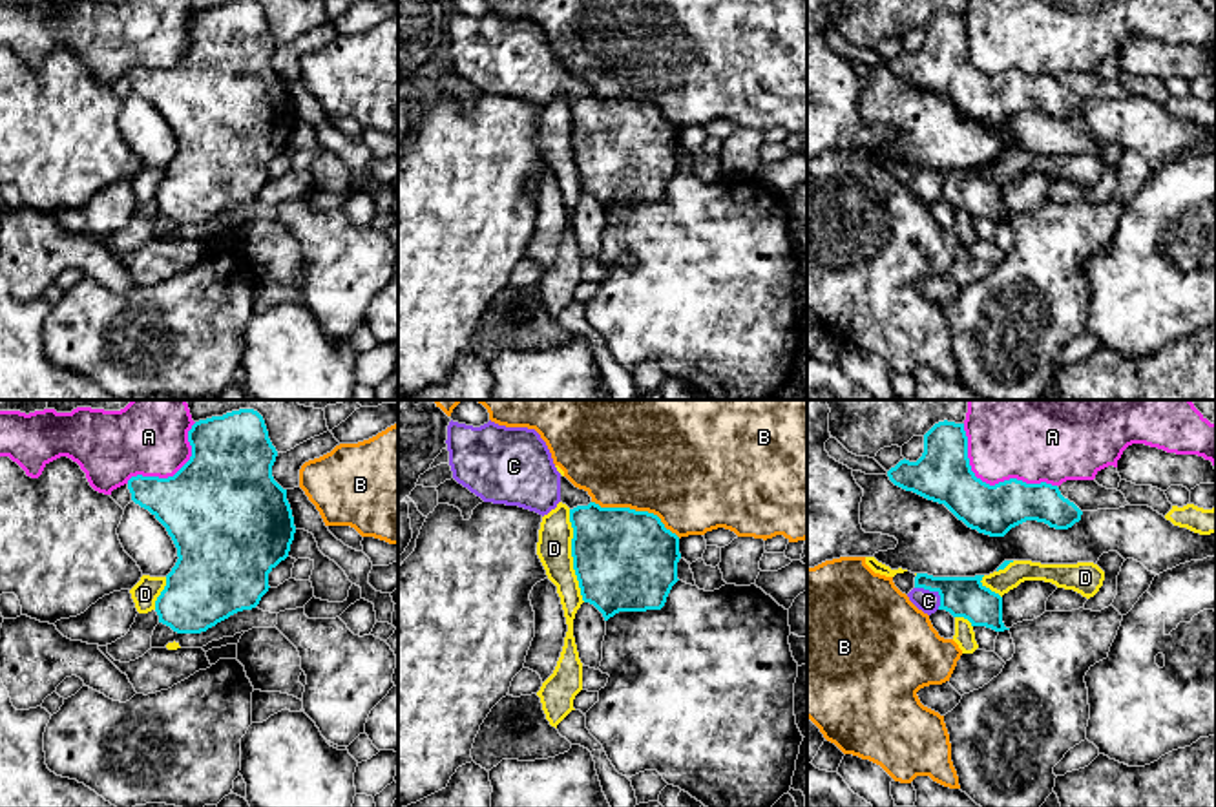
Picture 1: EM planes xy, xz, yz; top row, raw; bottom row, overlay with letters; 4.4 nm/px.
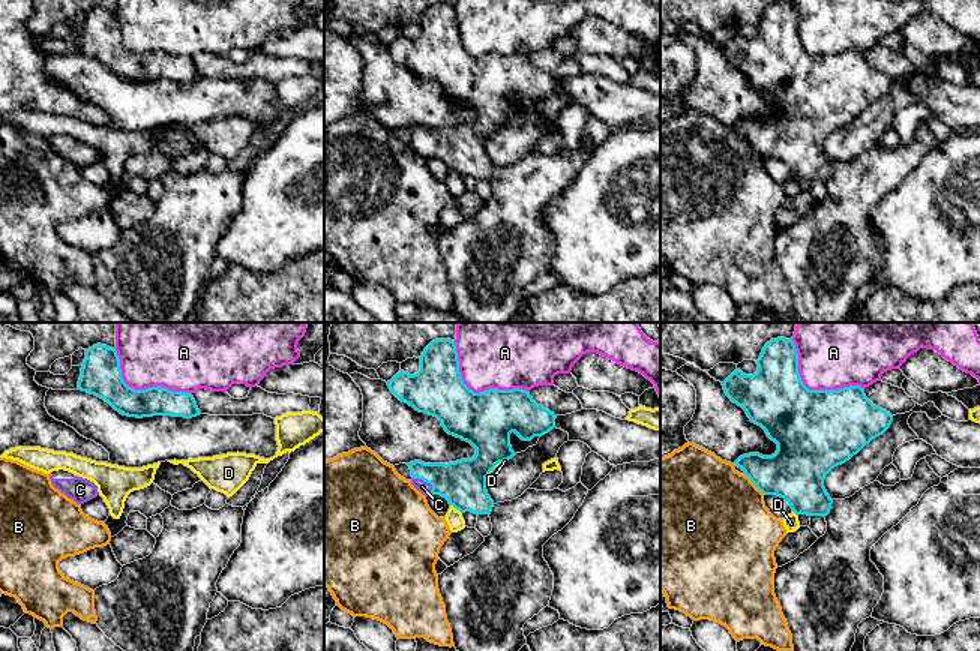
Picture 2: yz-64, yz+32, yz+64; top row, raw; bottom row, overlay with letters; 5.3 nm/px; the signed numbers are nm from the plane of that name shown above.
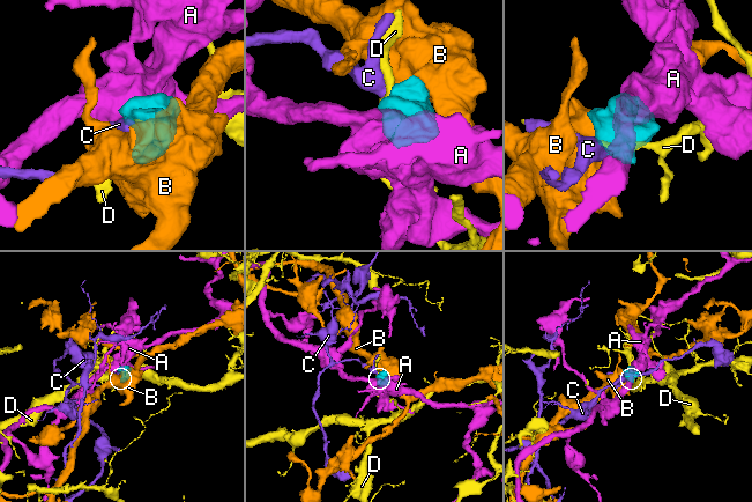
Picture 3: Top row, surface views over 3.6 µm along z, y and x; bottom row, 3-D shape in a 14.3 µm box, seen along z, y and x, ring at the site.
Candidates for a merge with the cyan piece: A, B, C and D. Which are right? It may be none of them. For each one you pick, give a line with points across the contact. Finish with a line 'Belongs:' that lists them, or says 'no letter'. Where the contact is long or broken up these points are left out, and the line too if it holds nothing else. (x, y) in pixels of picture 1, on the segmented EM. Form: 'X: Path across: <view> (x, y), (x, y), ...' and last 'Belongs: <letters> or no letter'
C: Path across: yz (966, 597), (933, 590), (928, 601)
Belongs: C

